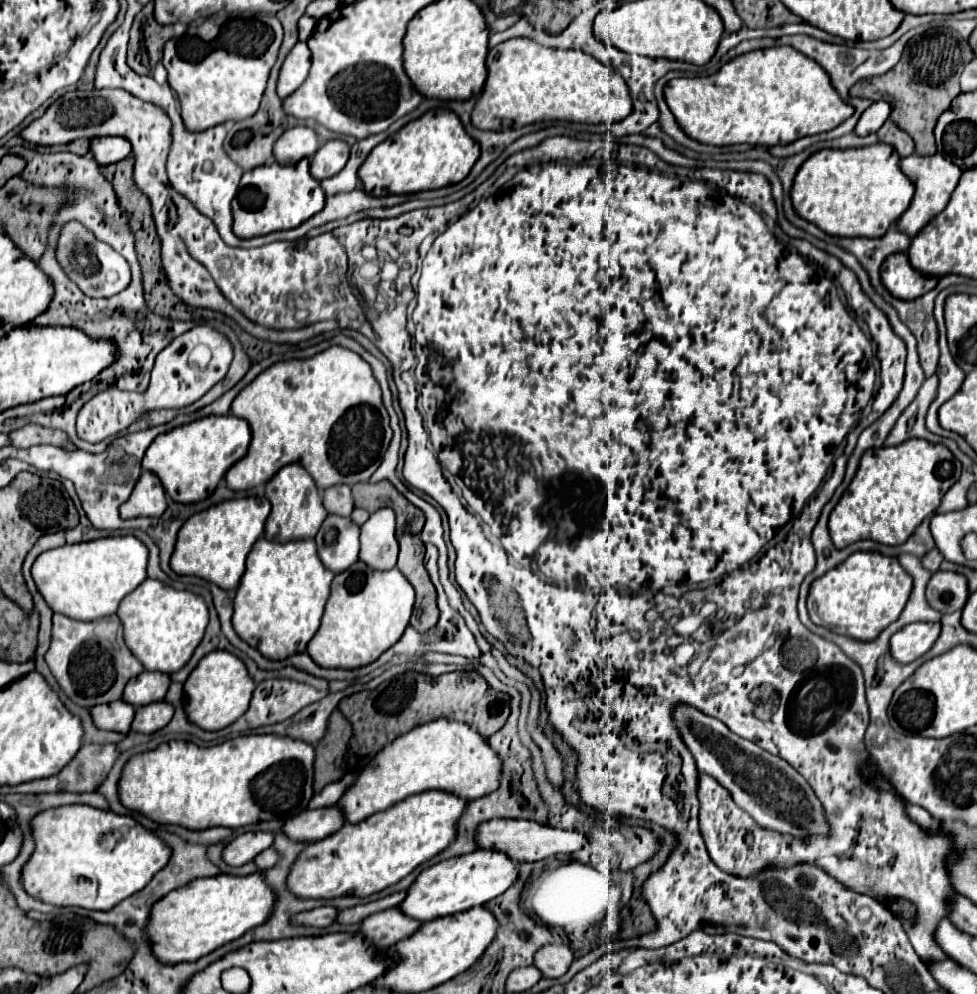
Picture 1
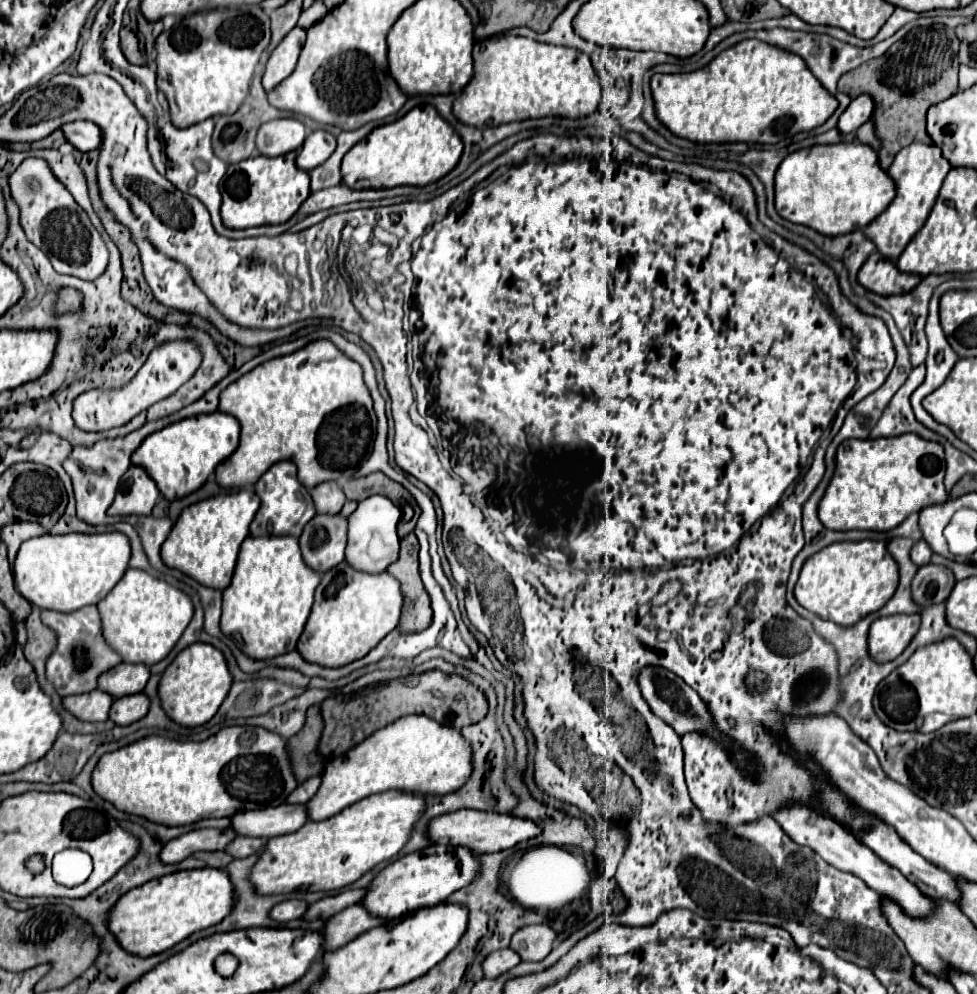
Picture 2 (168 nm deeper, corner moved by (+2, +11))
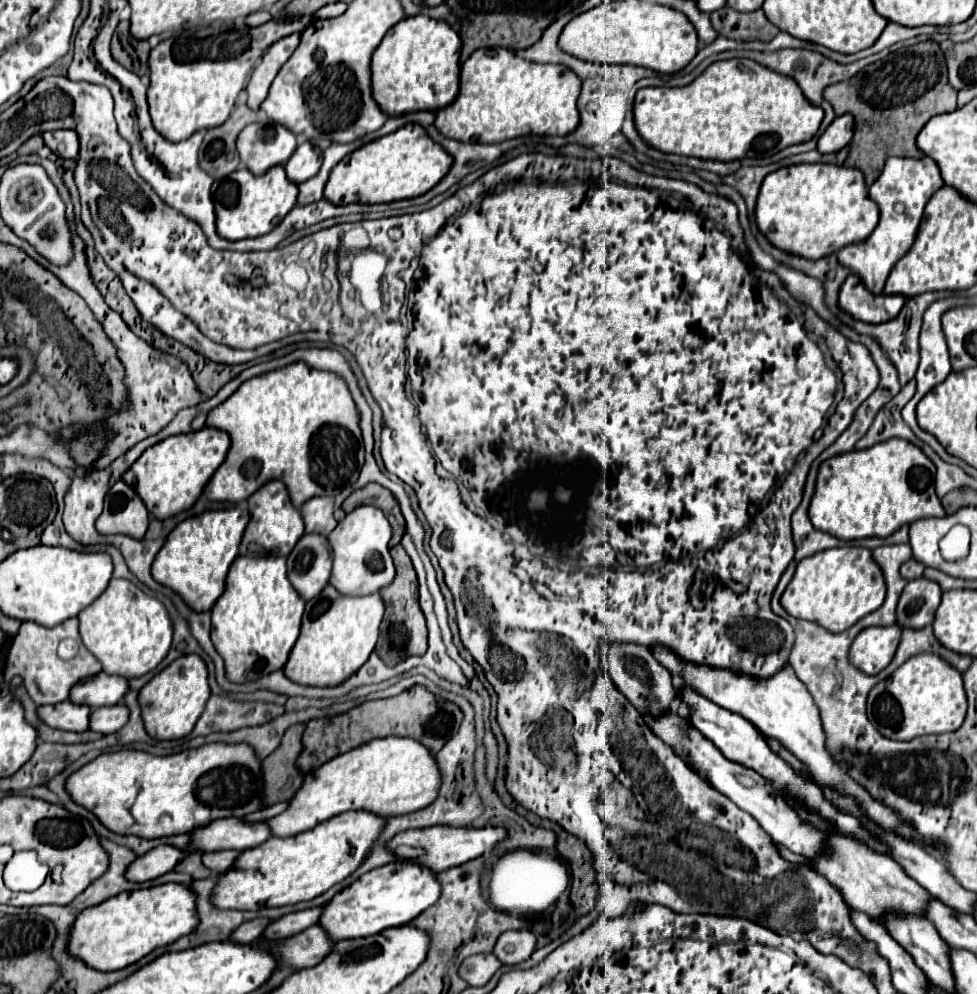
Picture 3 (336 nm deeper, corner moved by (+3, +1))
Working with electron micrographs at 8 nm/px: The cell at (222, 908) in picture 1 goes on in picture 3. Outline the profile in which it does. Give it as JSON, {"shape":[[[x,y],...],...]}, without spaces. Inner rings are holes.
{"shape":[[[165,883],[111,897],[101,905],[85,909],[71,929],[71,955],[83,959],[99,971],[125,969],[147,957],[157,947],[167,947],[183,935],[191,935],[199,925],[197,895],[189,885]]]}

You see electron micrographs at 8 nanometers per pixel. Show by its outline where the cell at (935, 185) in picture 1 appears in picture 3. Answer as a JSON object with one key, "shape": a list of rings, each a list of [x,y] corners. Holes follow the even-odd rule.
{"shape":[[[889,157],[885,161],[885,169],[881,177],[869,187],[869,195],[873,197],[873,201],[879,205],[879,211],[881,211],[879,223],[865,241],[859,241],[841,249],[837,253],[839,263],[845,265],[849,271],[855,271],[863,279],[869,291],[881,293],[895,263],[911,249],[917,237],[917,229],[921,225],[921,217],[923,217],[923,209],[927,201],[943,185],[945,183],[941,179],[939,167],[931,157],[923,157],[923,159]]]}

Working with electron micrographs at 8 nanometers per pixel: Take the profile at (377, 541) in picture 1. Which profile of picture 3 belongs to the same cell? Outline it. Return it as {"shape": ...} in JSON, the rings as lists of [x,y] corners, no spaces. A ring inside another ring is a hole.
{"shape":[[[363,505],[345,515],[343,521],[329,535],[331,547],[335,555],[331,585],[335,585],[341,593],[347,595],[367,595],[383,589],[395,577],[395,565],[389,555],[391,541],[391,525],[385,513],[373,505]]]}

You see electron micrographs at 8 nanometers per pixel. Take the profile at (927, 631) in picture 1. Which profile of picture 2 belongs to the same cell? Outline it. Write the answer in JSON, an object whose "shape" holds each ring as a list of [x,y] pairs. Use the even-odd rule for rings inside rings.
{"shape":[[[892,615],[880,617],[868,631],[868,653],[878,663],[896,659],[912,641],[920,627],[920,615]]]}

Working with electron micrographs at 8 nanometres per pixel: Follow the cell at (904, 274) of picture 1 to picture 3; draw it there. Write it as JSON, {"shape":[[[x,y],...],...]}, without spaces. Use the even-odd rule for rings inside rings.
{"shape":[[[851,273],[839,291],[839,305],[855,319],[867,323],[879,323],[895,317],[905,305],[903,295],[875,295],[871,293],[857,273]]]}

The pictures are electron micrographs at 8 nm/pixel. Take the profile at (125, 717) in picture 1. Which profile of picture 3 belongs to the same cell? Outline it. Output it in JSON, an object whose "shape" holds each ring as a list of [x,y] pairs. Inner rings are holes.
{"shape":[[[63,701],[59,705],[39,707],[39,717],[53,729],[81,733],[81,731],[89,731],[91,707],[75,705],[71,701]]]}

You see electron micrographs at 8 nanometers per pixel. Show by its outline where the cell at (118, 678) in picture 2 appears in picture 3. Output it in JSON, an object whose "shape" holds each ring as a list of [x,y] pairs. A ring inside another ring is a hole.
{"shape":[[[99,673],[75,685],[75,689],[71,691],[71,701],[79,705],[89,705],[91,709],[117,705],[127,695],[127,689],[129,689],[129,681],[125,677]]]}

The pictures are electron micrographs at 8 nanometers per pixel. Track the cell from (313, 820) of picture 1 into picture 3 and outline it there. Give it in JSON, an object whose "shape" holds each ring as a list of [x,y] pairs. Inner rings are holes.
{"shape":[[[227,817],[213,821],[203,829],[193,831],[193,845],[199,851],[223,851],[223,849],[253,849],[263,845],[271,837],[271,829],[265,821],[249,823],[245,819]]]}

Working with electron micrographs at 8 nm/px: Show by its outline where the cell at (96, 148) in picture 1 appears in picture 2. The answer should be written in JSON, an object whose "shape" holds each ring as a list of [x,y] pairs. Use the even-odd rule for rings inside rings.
{"shape":[[[72,121],[72,123],[64,123],[64,127],[60,127],[66,141],[78,149],[78,151],[92,151],[98,149],[102,135],[100,129],[90,123],[90,121]]]}

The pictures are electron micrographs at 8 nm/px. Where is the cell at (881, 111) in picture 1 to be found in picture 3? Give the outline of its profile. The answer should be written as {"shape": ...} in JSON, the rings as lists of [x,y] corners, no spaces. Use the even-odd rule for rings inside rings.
{"shape":[[[851,113],[835,117],[835,121],[821,135],[821,139],[817,143],[817,149],[821,153],[837,153],[837,151],[841,151],[853,139],[853,127],[855,127],[855,119],[851,117]]]}

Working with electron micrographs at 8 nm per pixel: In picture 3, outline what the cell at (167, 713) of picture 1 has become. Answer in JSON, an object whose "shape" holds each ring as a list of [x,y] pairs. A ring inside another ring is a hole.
{"shape":[[[123,703],[111,705],[107,709],[93,709],[91,713],[91,729],[103,735],[117,733],[127,725],[127,721],[129,721],[129,709]]]}

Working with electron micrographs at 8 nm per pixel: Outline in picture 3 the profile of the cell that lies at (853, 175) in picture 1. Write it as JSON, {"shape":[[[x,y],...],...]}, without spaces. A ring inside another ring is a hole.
{"shape":[[[803,163],[781,167],[765,177],[755,217],[761,233],[775,247],[807,259],[819,259],[869,237],[879,223],[879,207],[869,197],[859,169],[831,163]]]}

